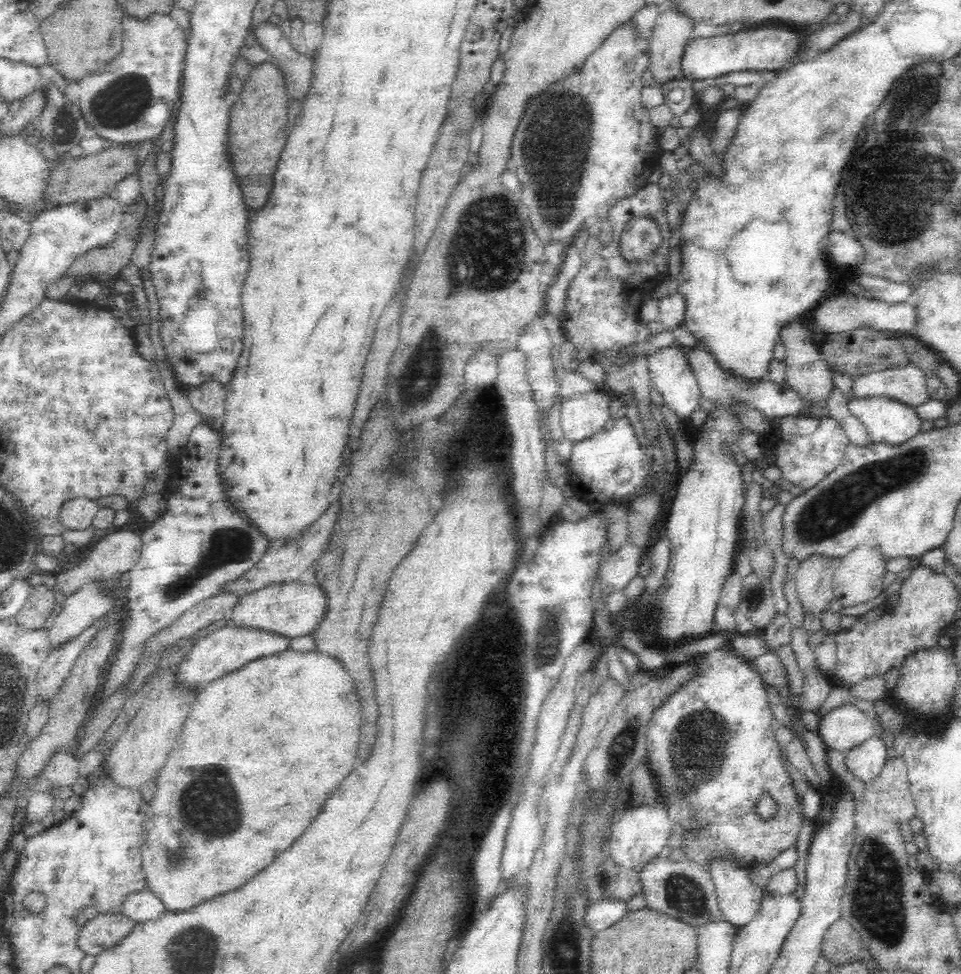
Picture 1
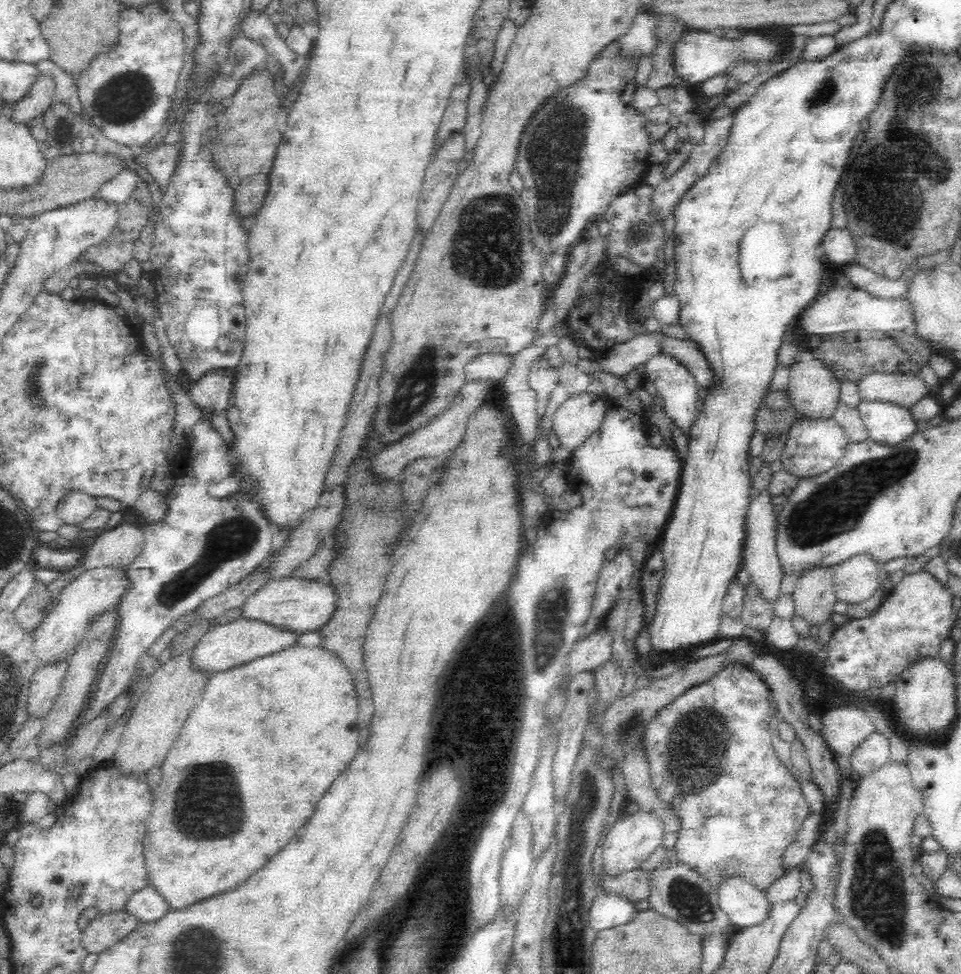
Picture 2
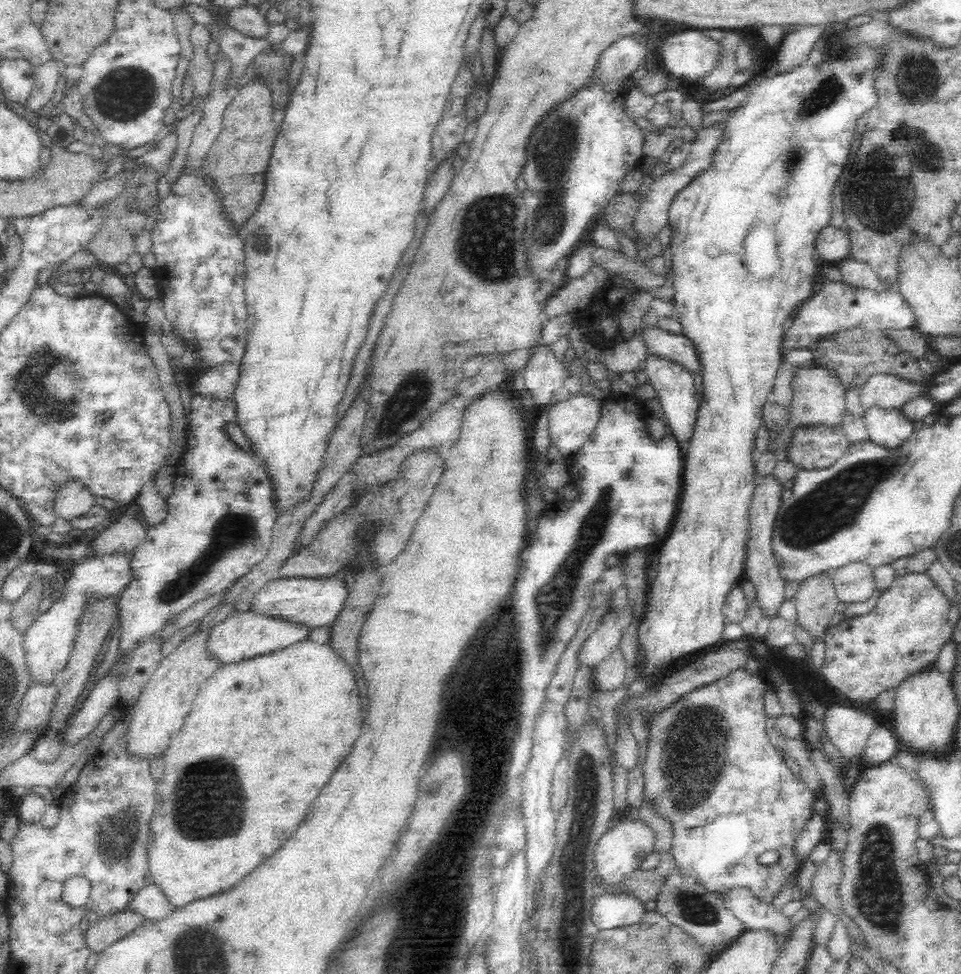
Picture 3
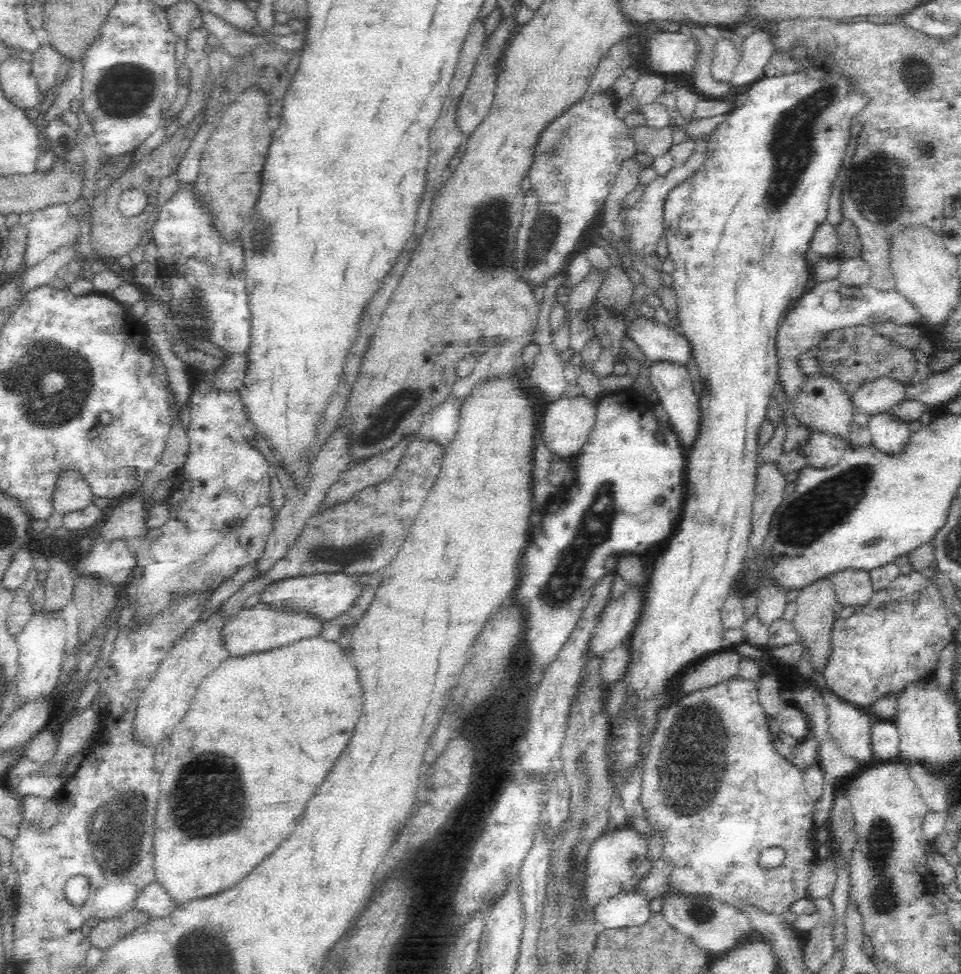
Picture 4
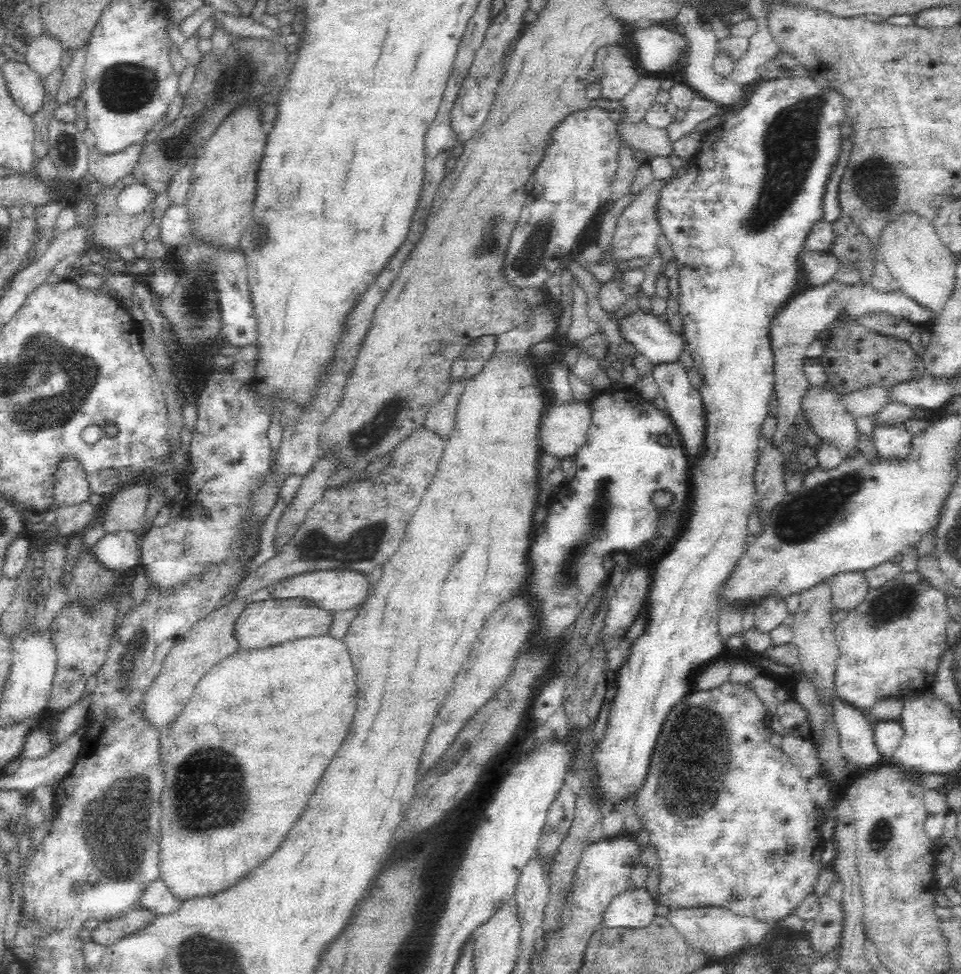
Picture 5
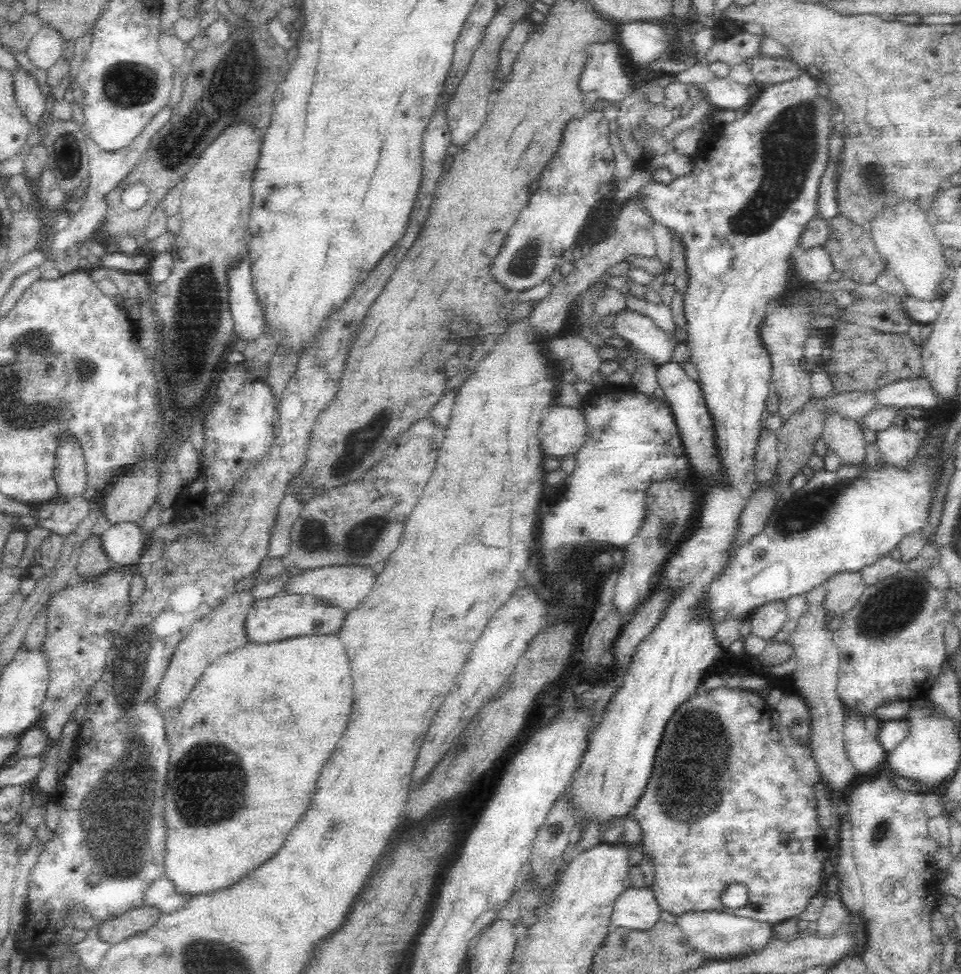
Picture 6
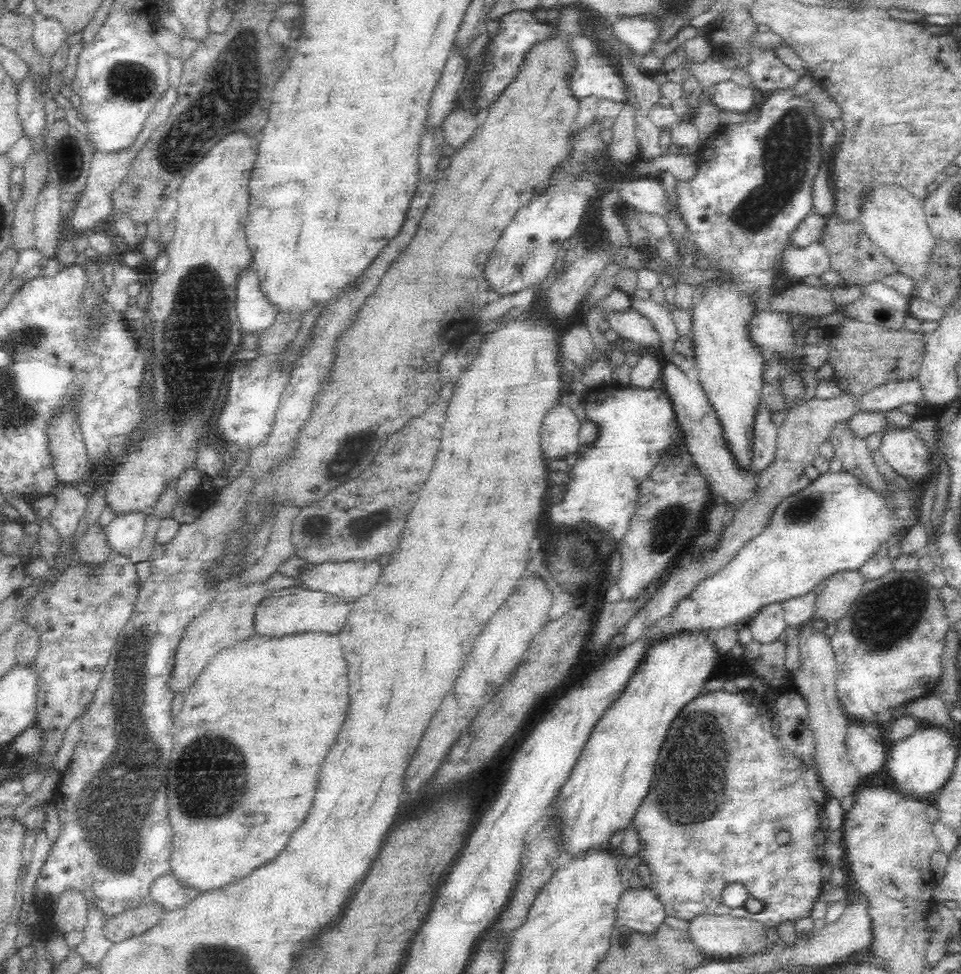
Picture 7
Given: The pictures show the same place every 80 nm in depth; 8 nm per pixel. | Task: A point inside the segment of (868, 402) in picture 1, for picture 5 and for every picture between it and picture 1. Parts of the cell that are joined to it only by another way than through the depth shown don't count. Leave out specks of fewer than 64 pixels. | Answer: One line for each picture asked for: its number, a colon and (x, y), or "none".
2: (886, 424)
3: (890, 429)
4: (890, 437)
5: (894, 442)

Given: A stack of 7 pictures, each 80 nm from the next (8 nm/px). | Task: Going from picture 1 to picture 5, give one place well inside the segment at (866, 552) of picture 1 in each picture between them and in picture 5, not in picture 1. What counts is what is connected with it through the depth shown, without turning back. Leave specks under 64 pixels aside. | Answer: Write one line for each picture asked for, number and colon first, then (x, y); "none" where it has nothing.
2: (855, 580)
3: (853, 583)
4: (852, 588)
5: (847, 589)

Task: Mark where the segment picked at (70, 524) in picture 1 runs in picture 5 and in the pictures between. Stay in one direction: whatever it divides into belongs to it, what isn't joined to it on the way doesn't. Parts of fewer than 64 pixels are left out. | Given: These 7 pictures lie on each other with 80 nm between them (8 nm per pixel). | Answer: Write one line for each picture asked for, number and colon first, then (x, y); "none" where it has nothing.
2: (75, 505)
3: (72, 498)
4: (71, 491)
5: (70, 482)

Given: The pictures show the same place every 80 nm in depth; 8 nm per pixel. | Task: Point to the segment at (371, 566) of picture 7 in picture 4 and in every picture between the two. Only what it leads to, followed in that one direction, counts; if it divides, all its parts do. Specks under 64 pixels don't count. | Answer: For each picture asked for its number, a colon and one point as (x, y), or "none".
4: (329, 594)
5: (337, 589)
6: (346, 584)

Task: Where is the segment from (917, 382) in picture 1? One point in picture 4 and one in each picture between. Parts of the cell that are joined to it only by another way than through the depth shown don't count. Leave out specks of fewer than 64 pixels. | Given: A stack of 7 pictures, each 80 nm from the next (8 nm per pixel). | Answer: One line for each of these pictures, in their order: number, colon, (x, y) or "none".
2: (897, 389)
3: (884, 391)
4: (876, 397)

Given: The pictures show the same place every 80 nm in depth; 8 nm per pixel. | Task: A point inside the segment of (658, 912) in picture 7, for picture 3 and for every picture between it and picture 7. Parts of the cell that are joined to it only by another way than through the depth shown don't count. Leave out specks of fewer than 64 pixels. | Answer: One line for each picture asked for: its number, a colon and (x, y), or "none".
3: (613, 910)
4: (633, 908)
5: (637, 908)
6: (636, 908)

